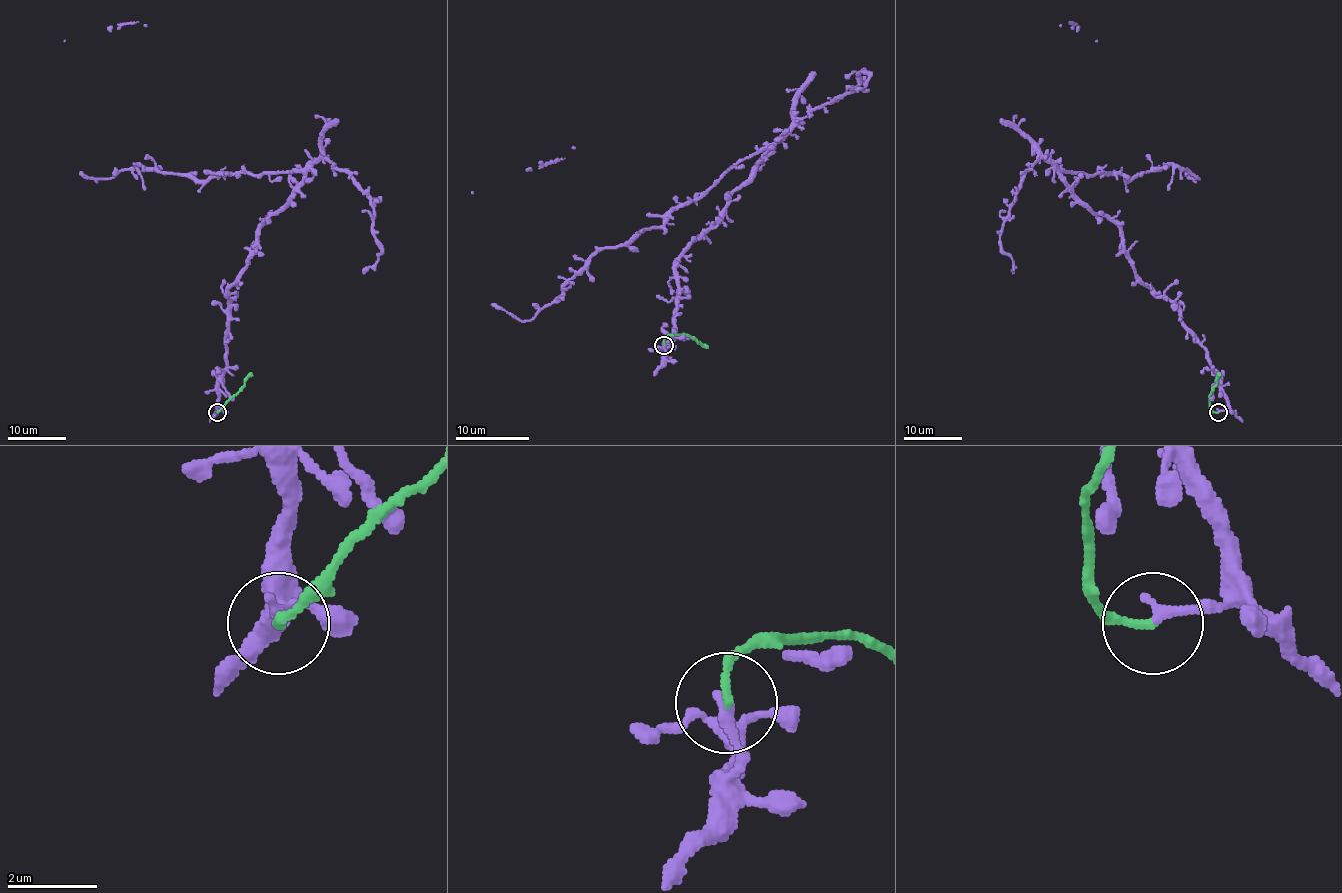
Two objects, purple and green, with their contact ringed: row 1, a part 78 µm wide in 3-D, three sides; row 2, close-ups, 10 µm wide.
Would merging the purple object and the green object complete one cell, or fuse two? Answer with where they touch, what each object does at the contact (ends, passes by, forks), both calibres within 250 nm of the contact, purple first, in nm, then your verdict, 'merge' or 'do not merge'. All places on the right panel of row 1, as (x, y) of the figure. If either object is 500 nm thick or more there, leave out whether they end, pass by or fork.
at (1218, 412); purple ends there; green ends there; 240 nm thick on the purple side, 180 nm on the other; do not merge

